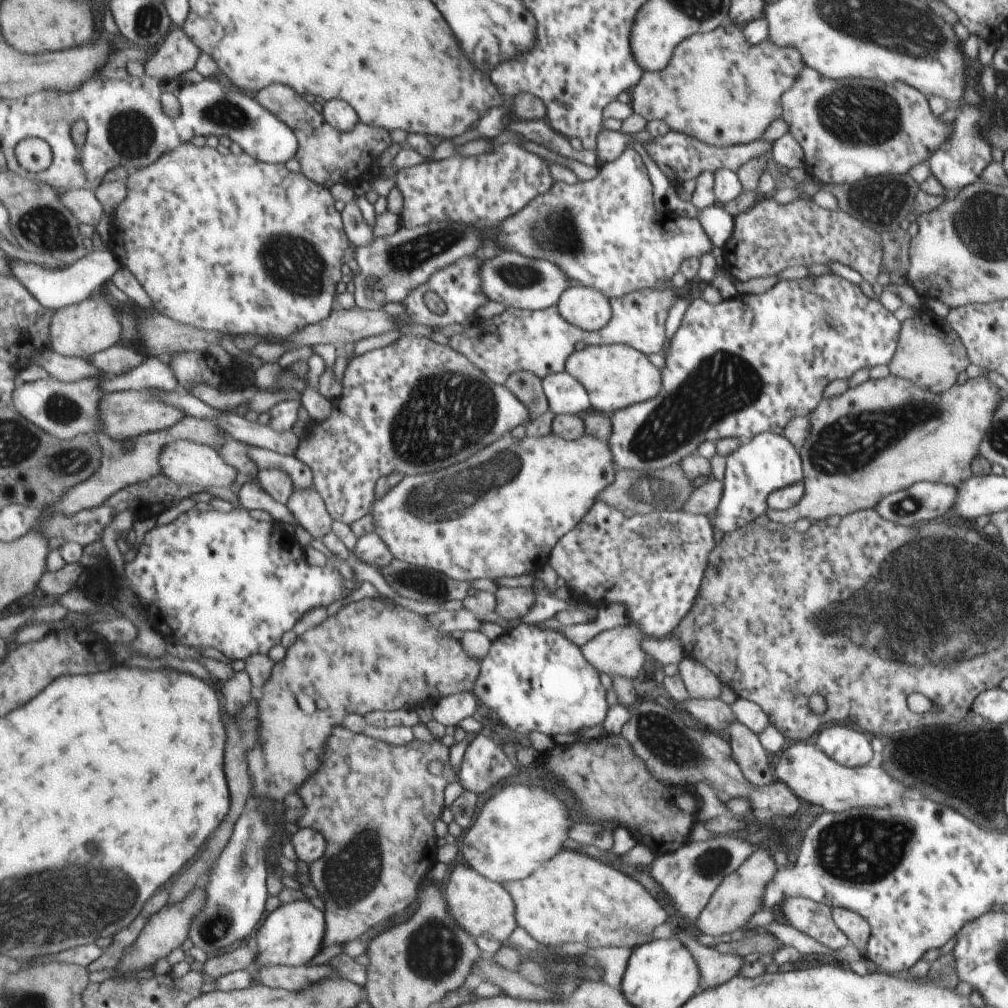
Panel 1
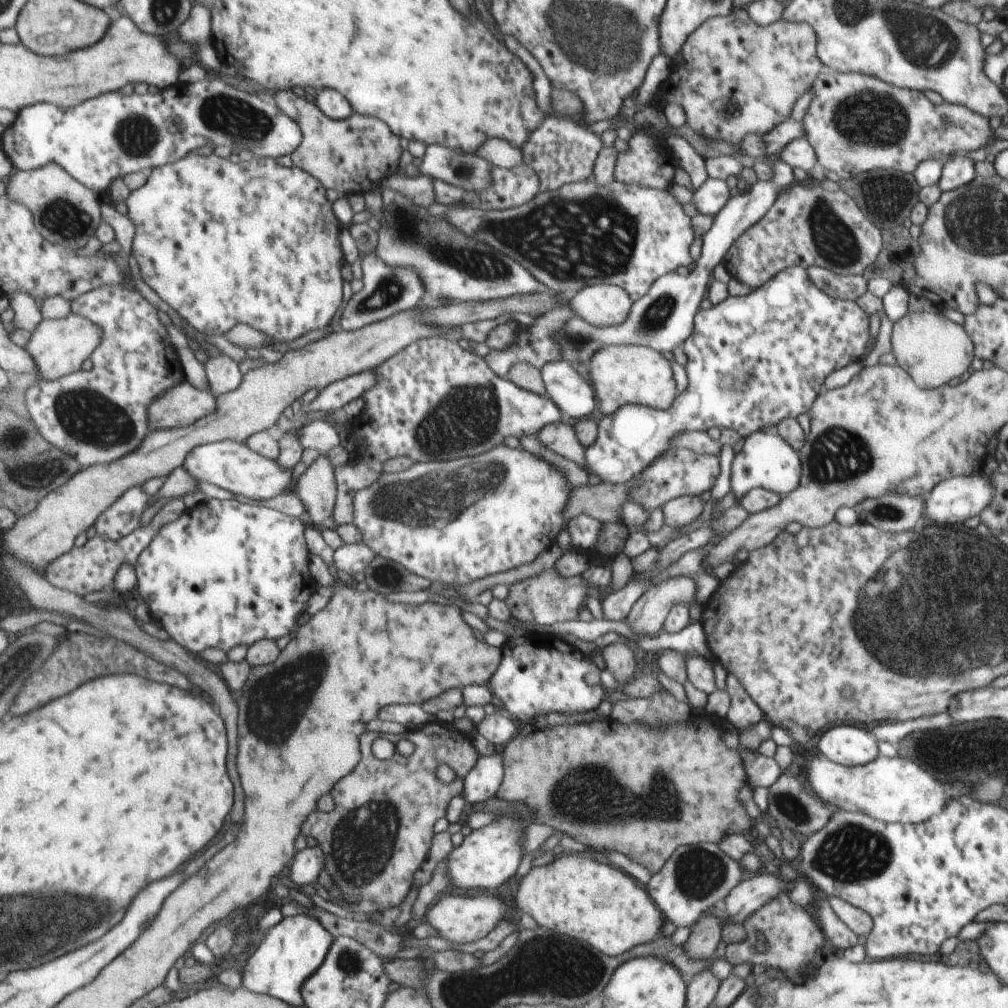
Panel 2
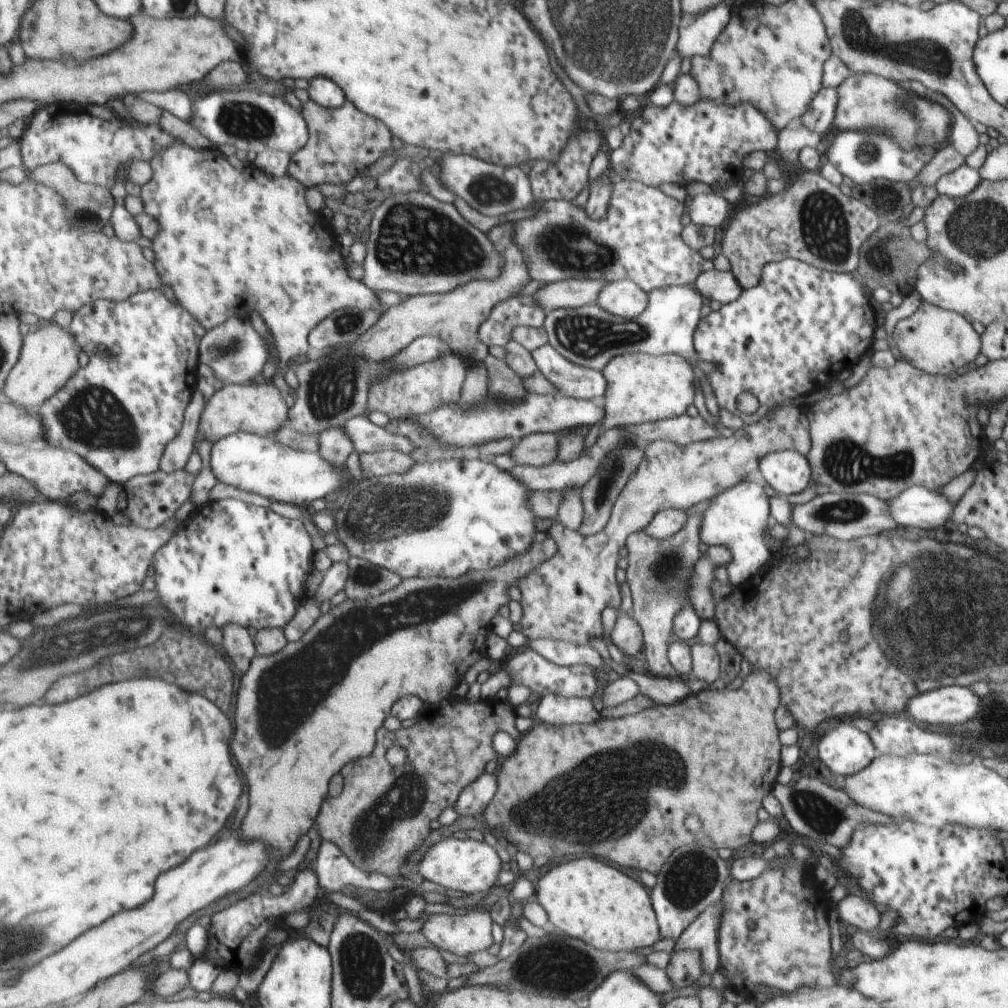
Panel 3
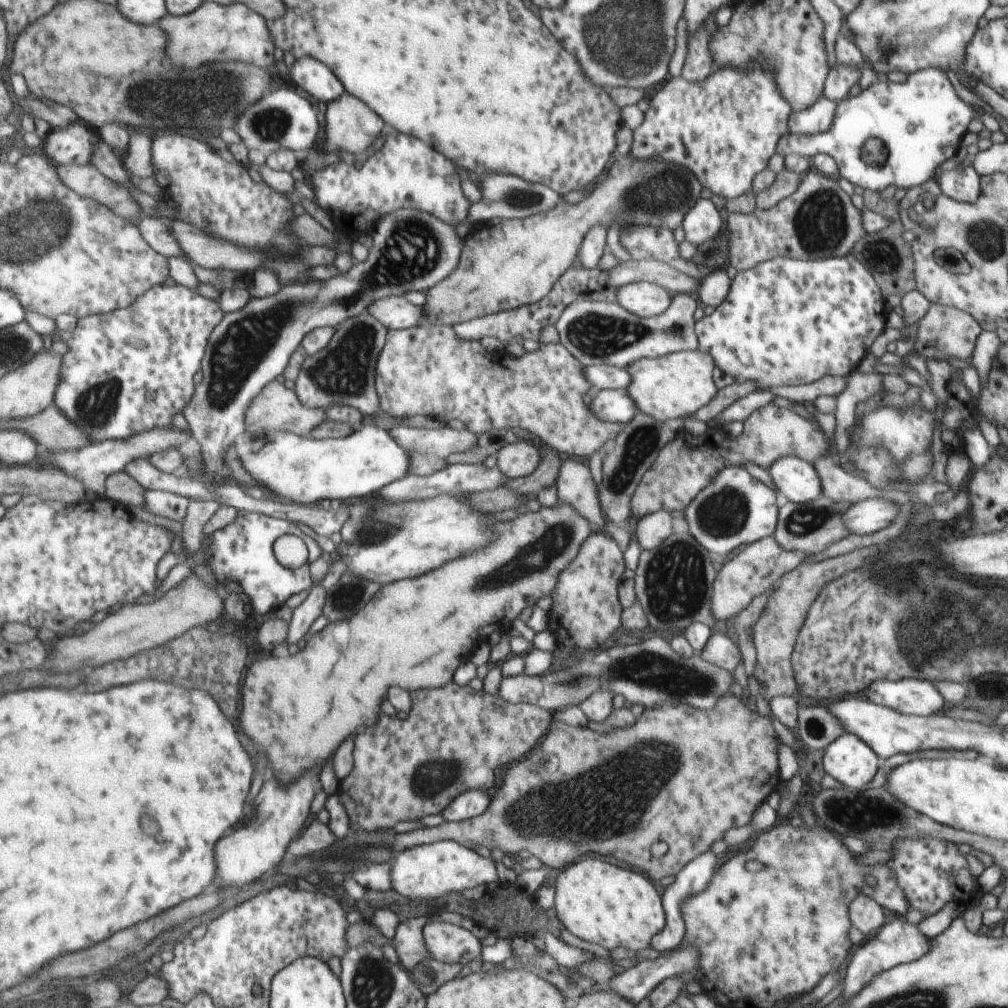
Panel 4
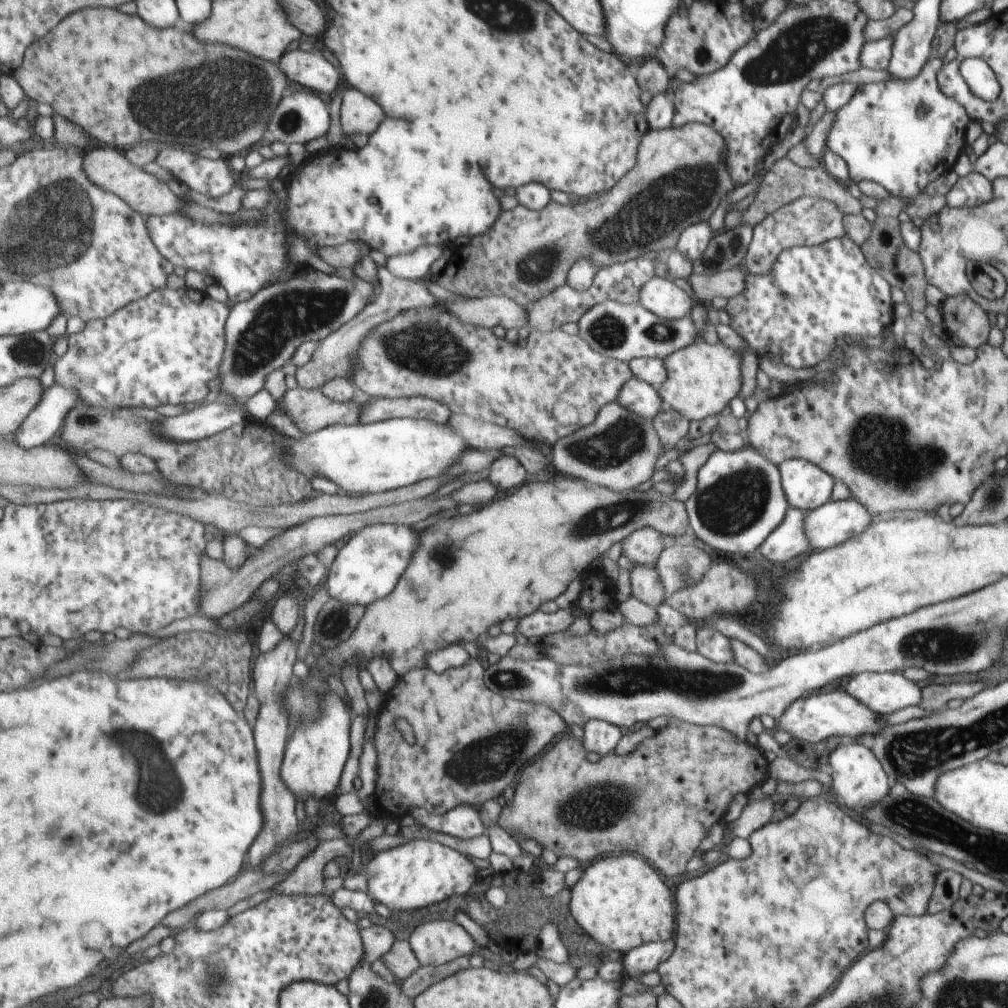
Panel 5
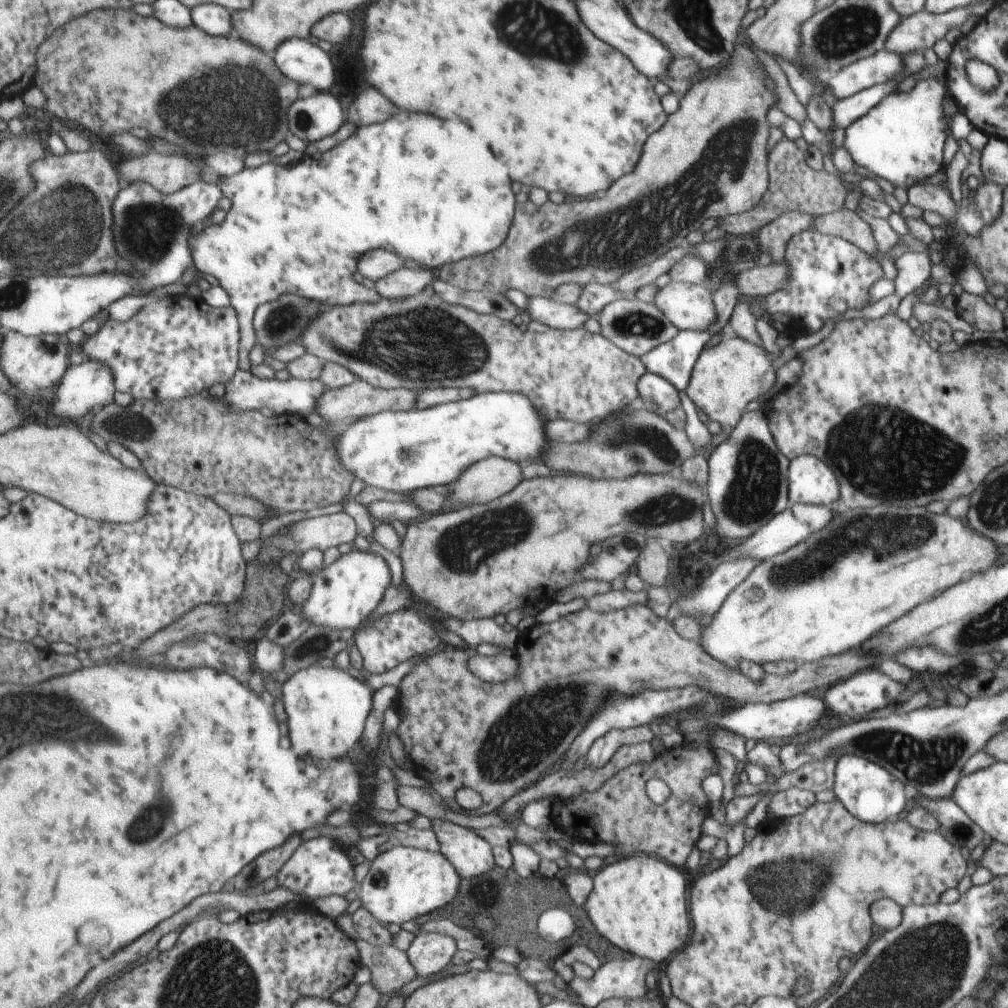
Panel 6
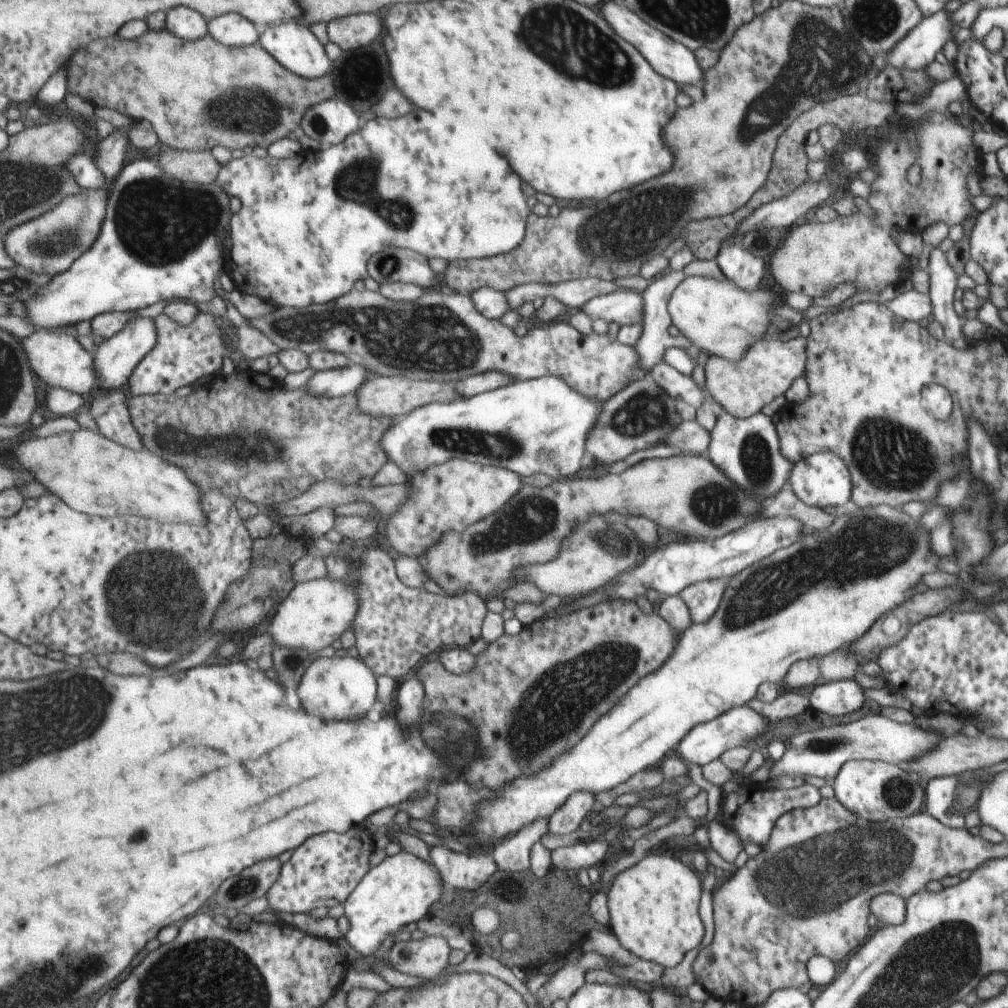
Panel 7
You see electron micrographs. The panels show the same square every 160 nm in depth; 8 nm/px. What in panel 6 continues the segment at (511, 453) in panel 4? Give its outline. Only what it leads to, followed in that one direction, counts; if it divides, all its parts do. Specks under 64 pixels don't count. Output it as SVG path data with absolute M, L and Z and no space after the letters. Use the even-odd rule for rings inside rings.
M500 456L481 460L478 463L469 464L461 476L457 476L453 483L445 484L447 494L443 496L449 509L461 510L461 508L479 506L479 504L491 503L493 500L512 491L517 484L525 480L525 468L521 464L515 464L511 460L503 460Z

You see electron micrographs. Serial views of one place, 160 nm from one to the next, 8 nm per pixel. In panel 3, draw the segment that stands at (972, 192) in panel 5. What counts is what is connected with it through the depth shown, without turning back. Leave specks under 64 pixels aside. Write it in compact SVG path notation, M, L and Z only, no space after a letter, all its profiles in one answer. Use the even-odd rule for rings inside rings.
M961 164L951 172L943 174L935 182L934 188L937 195L944 195L949 198L963 198L971 195L980 184L980 174Z

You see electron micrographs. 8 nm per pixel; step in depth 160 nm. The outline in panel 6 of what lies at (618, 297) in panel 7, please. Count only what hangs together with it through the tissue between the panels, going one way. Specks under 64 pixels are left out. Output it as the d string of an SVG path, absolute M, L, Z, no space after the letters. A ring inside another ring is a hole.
M527 295L529 298L527 298L527 306L524 311L529 314L529 318L540 321L549 328L583 329L584 323L591 317L583 314L575 304L564 304L553 298Z

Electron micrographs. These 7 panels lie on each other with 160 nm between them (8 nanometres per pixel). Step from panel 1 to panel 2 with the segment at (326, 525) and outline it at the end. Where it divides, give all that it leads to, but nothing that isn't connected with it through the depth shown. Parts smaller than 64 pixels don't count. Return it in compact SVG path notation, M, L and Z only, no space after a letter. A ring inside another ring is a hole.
M323 454L299 477L296 495L302 499L314 526L322 529L333 518L337 500L338 484L334 466Z

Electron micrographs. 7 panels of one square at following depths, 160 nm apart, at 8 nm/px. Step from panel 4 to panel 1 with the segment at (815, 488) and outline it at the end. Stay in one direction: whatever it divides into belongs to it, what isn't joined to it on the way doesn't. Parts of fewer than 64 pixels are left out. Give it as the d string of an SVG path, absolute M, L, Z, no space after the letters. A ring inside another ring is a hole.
M763 431L751 440L742 442L737 450L725 457L722 493L715 512L710 514L716 536L727 535L751 523L766 509L766 501L773 491L801 482L801 461L793 444L782 434Z

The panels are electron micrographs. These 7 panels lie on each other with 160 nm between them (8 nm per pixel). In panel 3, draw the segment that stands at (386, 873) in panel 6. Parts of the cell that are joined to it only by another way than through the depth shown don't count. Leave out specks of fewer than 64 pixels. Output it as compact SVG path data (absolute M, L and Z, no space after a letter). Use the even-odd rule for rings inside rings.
M445 838L439 840L418 862L418 872L423 879L443 891L457 890L469 895L485 892L497 882L499 870L503 868L503 860L499 860L497 852L484 842Z

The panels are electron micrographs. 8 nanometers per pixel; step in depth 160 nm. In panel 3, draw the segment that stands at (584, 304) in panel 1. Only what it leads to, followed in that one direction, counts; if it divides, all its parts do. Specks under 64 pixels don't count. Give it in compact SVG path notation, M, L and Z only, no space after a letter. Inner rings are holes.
M615 280L599 290L595 304L613 316L636 318L648 306L649 294L635 281Z

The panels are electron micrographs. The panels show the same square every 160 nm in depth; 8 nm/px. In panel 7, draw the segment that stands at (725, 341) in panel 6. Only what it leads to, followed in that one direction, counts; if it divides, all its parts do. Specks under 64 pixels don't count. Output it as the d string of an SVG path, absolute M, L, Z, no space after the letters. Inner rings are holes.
M797 333L779 339L769 337L751 346L744 358L736 361L709 355L706 364L702 366L708 399L717 402L723 411L736 419L759 412L761 406L771 400L771 396L775 398L785 394L794 378L804 376L805 341L805 338L801 338Z

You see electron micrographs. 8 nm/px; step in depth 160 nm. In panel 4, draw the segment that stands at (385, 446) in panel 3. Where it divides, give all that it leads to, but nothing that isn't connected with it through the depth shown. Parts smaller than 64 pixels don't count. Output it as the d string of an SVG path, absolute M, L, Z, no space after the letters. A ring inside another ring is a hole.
M445 426L440 429L393 427L389 434L404 448L424 455L437 455L443 459L447 454L463 452L473 446L477 435L471 431L457 431Z

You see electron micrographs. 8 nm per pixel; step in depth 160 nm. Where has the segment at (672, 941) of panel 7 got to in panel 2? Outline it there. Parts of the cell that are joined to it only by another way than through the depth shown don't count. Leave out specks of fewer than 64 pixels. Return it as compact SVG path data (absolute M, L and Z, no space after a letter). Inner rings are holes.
M567 854L555 857L555 860L543 865L532 865L527 874L517 883L515 897L511 906L519 908L522 914L531 916L537 923L537 927L563 933L567 937L573 937L579 942L590 944L595 950L607 956L621 955L625 951L633 949L637 944L645 944L653 940L661 926L660 910L657 910L641 886L635 884L627 874L619 872L617 868L611 868L607 864L599 864L595 860Z

